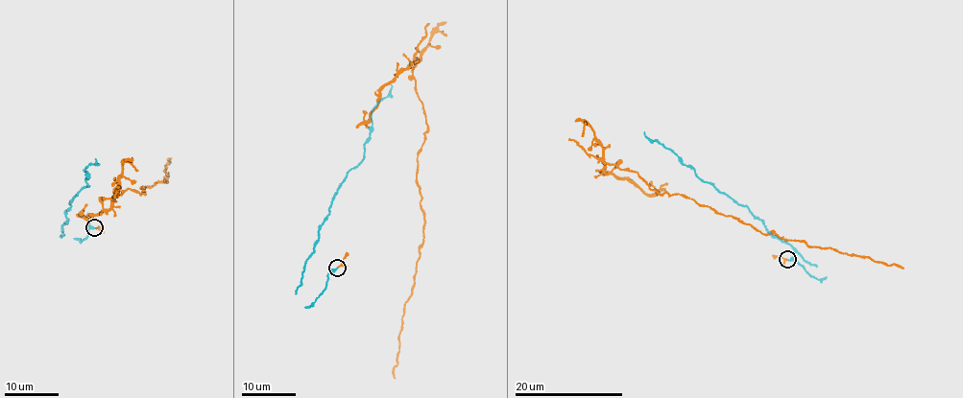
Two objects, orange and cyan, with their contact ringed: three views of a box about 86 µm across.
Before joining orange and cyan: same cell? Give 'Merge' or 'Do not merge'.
Merge

